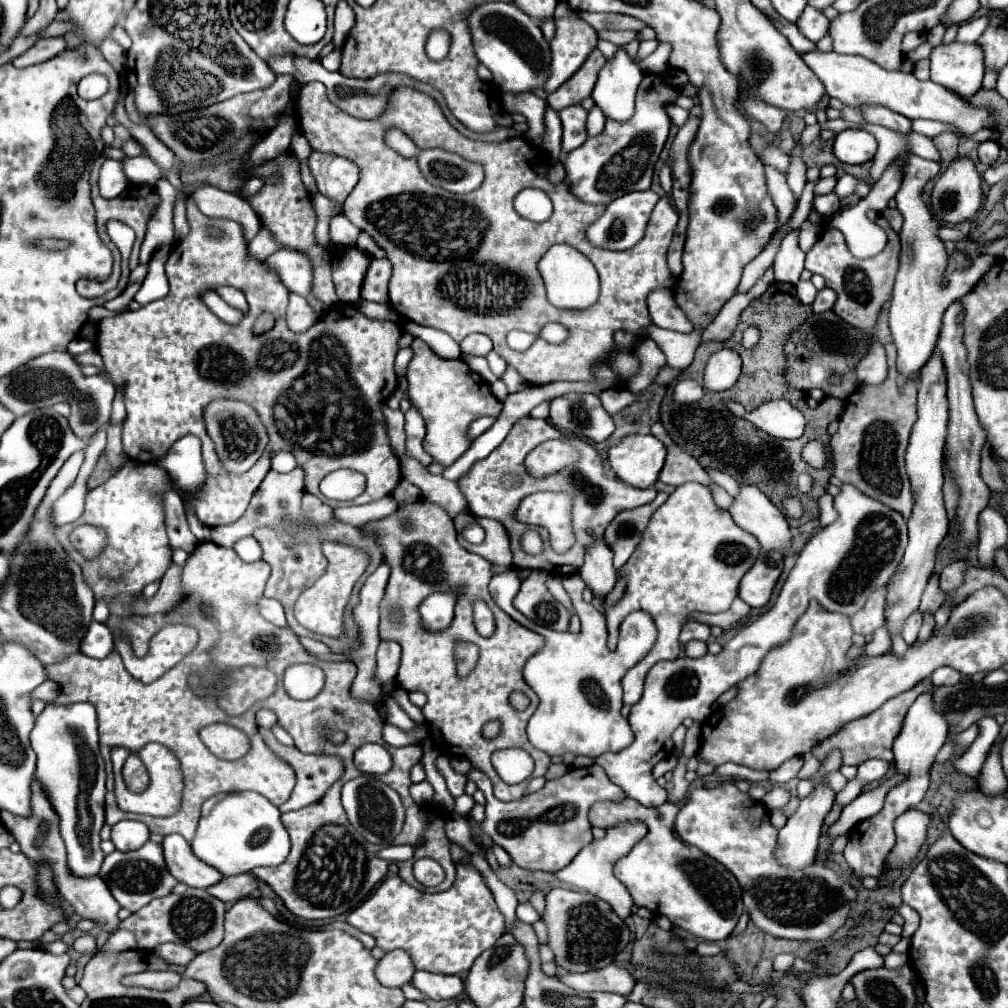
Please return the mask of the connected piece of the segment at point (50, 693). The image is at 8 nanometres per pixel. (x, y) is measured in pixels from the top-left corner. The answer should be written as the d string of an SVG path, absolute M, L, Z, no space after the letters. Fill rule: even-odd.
M49 680L43 682L41 686L37 686L37 690L33 690L31 700L43 700L43 702L51 702L55 696L59 694L59 686L49 686Z

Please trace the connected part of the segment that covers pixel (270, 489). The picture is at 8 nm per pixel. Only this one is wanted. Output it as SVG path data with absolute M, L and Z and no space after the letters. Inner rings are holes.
M297 466L289 474L269 471L265 480L261 482L261 486L257 488L257 494L253 494L253 500L251 500L247 512L236 522L212 528L212 541L215 544L225 546L225 548L231 548L235 540L239 540L241 537L251 536L259 526L273 526L273 528L277 528L277 526L283 526L285 520L291 520L291 522L297 522L297 524L305 524L305 520L301 516L303 486L305 486L305 474L303 474L303 468L301 466ZM281 502L285 502L287 508L281 508Z

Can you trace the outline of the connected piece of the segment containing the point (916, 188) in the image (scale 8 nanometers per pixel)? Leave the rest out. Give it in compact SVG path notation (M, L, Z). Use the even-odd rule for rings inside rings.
M913 156L907 160L905 168L905 180L895 196L897 210L903 214L903 228L901 228L901 266L893 288L891 298L891 318L889 328L893 334L893 342L897 346L897 370L899 370L899 384L903 386L909 380L909 374L919 374L921 368L931 360L935 342L941 328L943 312L951 302L965 296L975 282L995 264L995 256L981 254L977 258L971 258L971 264L967 268L955 270L949 276L949 286L941 288L941 278L947 266L947 254L943 242L937 238L937 220L931 216L931 210L921 202L921 190L927 180L939 176L939 164L931 160L923 160L919 156ZM911 248L911 254L907 252Z

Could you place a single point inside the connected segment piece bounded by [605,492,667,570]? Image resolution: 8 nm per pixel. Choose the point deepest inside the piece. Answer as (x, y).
(623, 534)

